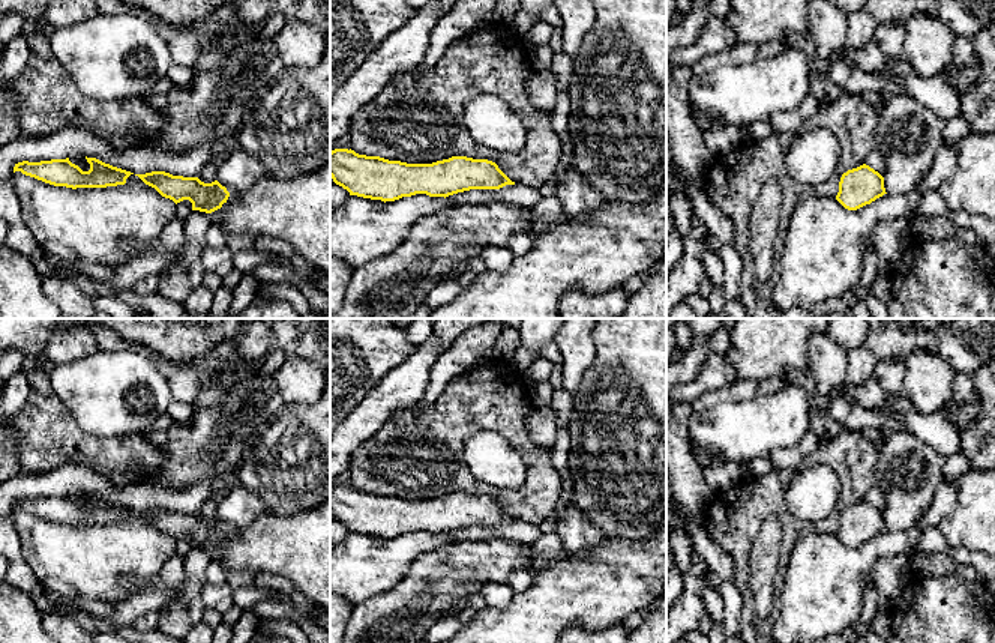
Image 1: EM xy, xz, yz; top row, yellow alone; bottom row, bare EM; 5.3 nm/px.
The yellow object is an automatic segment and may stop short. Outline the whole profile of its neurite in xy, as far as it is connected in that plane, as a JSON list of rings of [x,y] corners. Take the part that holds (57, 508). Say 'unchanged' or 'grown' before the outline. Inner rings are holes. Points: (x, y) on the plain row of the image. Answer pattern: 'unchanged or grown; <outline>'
unchanged; [[[87,494],[89,508],[83,508],[78,502],[66,496],[51,496],[41,499],[23,497],[15,500],[14,509],[21,508],[26,512],[35,514],[54,523],[66,524],[107,524],[125,521],[126,515],[134,511],[131,508],[113,503],[96,494]]]

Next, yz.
unchanged; [[[863,500],[842,511],[836,536],[848,547],[870,541],[885,529],[884,514]]]

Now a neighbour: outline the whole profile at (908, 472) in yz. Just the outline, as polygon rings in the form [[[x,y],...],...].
[[[879,430],[875,485],[885,496],[884,524],[890,532],[914,527],[944,481],[945,457],[909,430]]]

